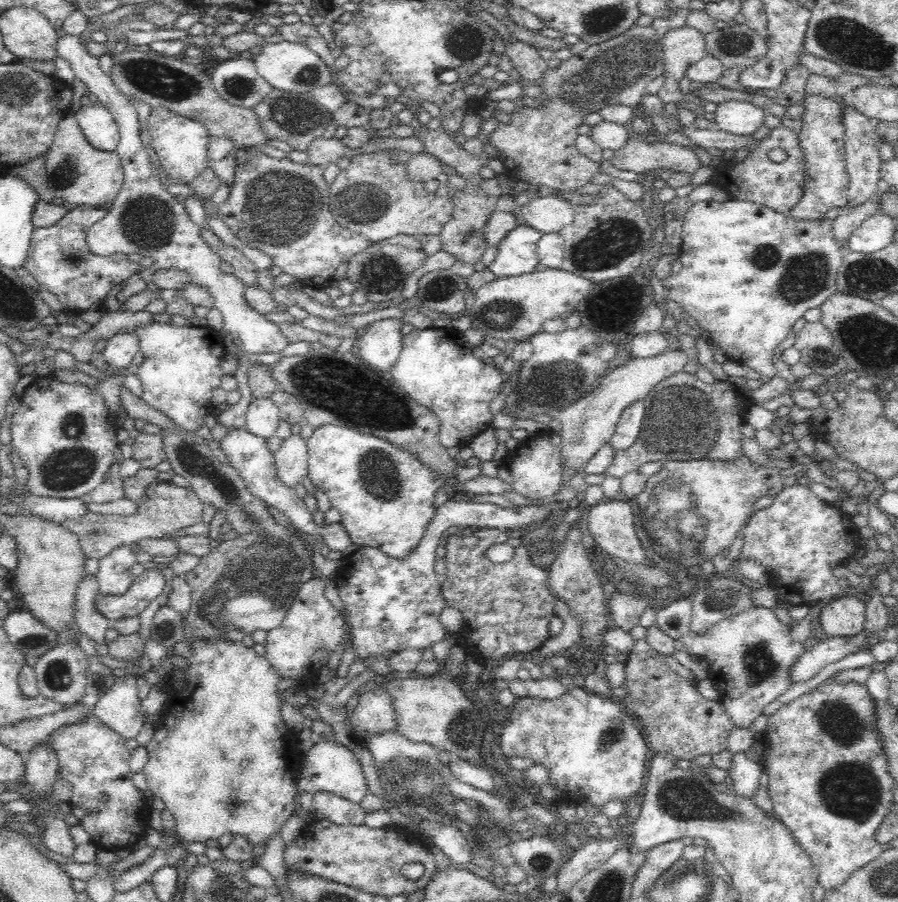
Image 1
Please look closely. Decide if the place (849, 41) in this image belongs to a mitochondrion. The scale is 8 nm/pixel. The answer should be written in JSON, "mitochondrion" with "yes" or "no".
{"mitochondrion":"yes"}

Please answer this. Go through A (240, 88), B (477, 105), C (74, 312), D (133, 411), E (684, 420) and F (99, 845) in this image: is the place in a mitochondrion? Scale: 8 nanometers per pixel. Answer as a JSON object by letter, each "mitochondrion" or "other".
{"A":"mitochondrion","B":"other","C":"other","D":"other","E":"mitochondrion","F":"other"}

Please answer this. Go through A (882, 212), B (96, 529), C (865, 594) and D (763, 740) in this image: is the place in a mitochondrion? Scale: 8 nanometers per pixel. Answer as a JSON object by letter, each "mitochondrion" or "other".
{"A":"other","B":"mitochondrion","C":"other","D":"other"}

